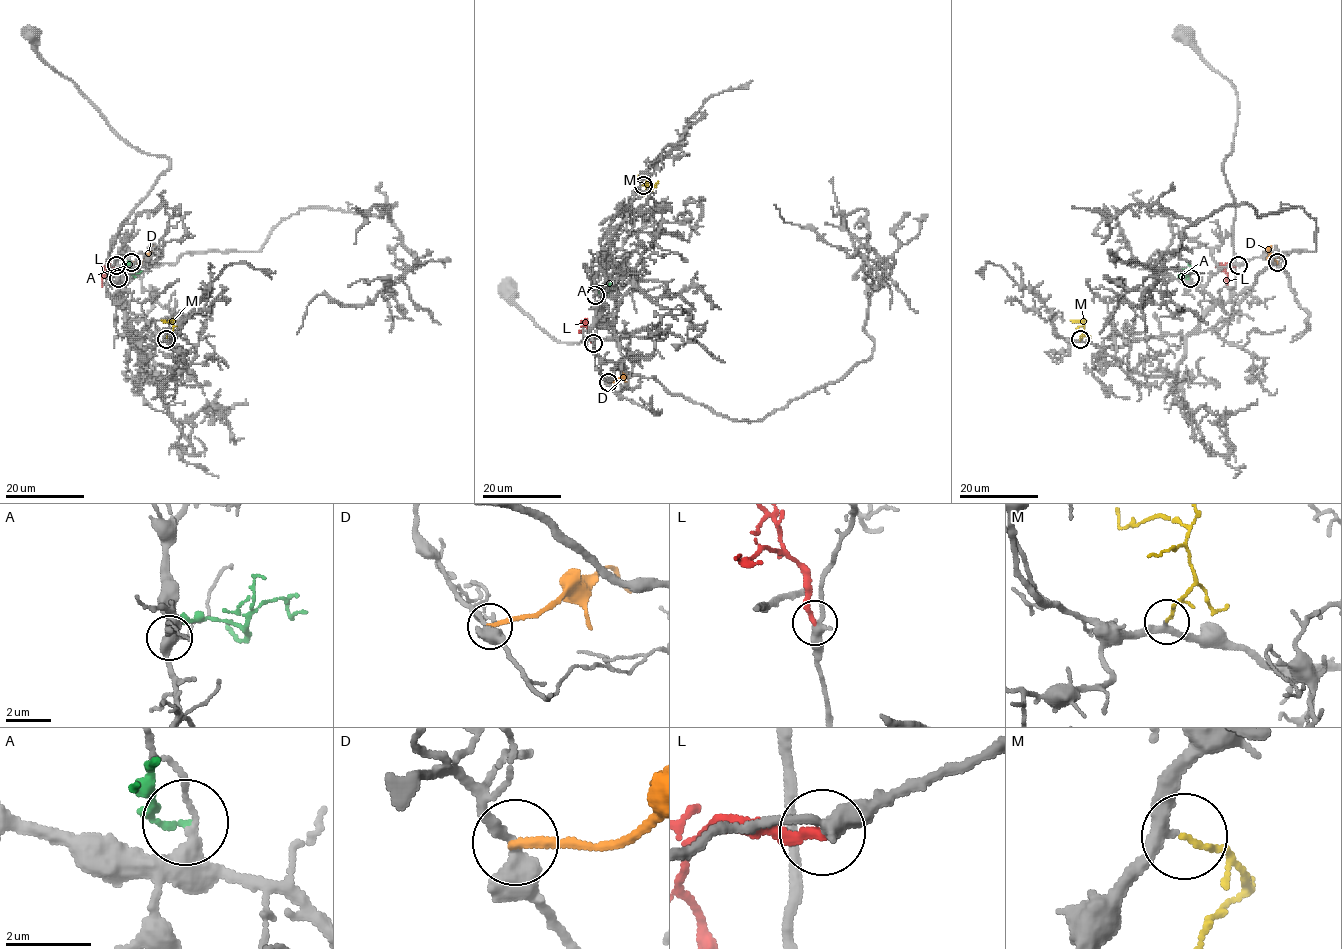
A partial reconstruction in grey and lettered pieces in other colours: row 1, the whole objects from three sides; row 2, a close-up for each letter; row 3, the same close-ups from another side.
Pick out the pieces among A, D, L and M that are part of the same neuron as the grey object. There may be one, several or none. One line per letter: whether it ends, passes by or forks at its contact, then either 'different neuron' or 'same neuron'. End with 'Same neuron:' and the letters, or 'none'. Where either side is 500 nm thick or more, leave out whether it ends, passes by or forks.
A: it ends | different neuron
D: it ends | different neuron
L: it ends | different neuron
M: it ends | same neuron
Same neuron: M

